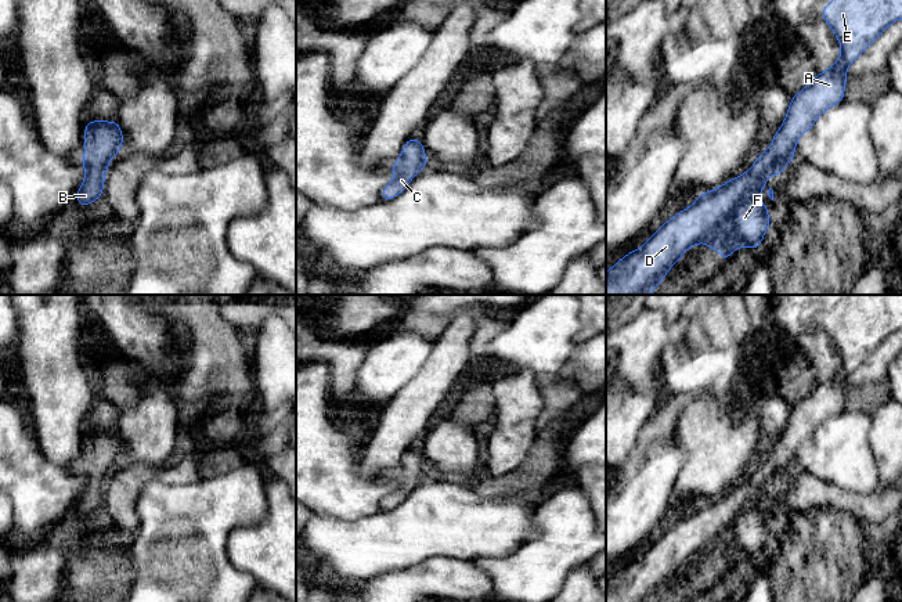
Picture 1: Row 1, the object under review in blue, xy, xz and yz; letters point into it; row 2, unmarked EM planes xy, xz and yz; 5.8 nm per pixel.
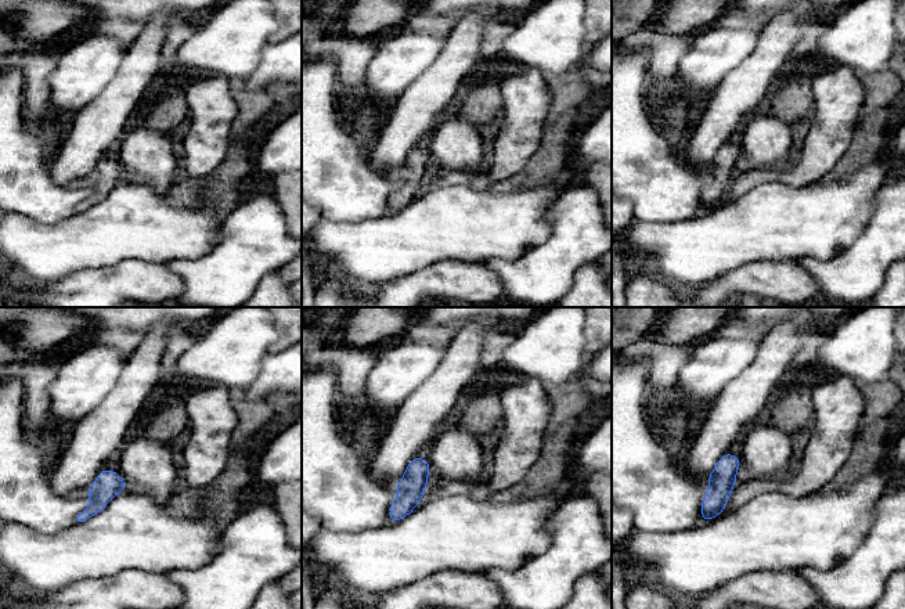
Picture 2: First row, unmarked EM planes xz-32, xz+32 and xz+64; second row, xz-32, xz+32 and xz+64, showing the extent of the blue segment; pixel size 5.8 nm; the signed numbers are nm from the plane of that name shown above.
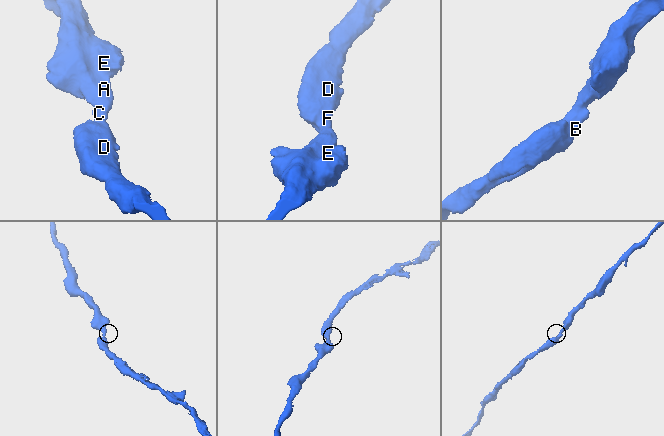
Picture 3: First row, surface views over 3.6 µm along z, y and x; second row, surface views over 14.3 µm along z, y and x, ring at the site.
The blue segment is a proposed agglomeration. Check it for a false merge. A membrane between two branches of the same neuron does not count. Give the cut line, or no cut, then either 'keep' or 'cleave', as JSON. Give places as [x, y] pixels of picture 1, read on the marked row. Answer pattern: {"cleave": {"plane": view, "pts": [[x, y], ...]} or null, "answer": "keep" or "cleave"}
{"cleave": null, "answer": "keep"}

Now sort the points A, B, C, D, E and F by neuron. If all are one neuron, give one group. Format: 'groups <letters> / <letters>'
groups A B C D E F

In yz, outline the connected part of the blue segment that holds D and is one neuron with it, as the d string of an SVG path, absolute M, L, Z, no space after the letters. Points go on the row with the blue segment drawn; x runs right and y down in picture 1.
M833 0L822 10L822 18L831 28L841 44L840 58L825 72L816 75L798 94L791 97L787 116L775 133L772 144L762 151L754 165L724 185L703 192L693 205L665 221L639 249L631 250L606 271L606 295L649 295L657 288L670 268L693 245L706 242L721 253L724 260L740 246L755 250L771 224L760 199L760 191L769 176L780 176L795 156L800 136L812 129L815 120L831 105L844 101L847 68L855 61L891 24L902 18L902 0Z

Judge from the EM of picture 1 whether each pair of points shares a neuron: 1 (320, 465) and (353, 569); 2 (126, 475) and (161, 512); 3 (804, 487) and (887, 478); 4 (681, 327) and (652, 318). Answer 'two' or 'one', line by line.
1: two
2: two
3: two
4: one

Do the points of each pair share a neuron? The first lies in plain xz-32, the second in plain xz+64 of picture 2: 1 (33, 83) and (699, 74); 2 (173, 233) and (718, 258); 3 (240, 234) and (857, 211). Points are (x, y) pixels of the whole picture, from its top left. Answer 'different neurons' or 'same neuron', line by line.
1: different neurons
2: same neuron
3: different neurons

